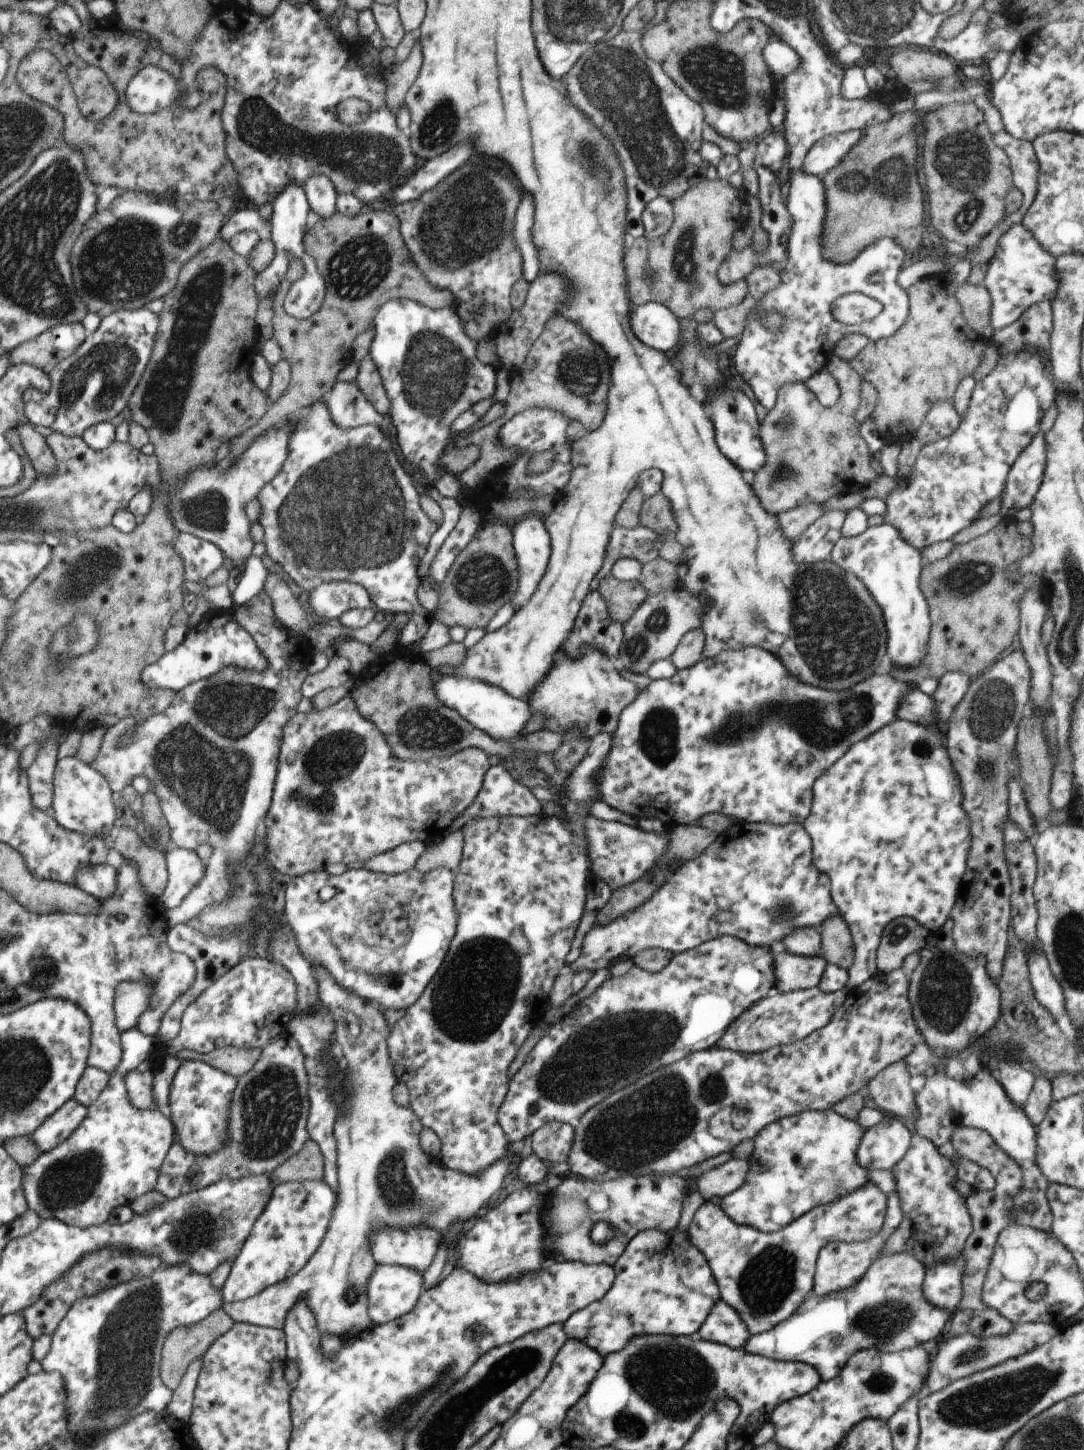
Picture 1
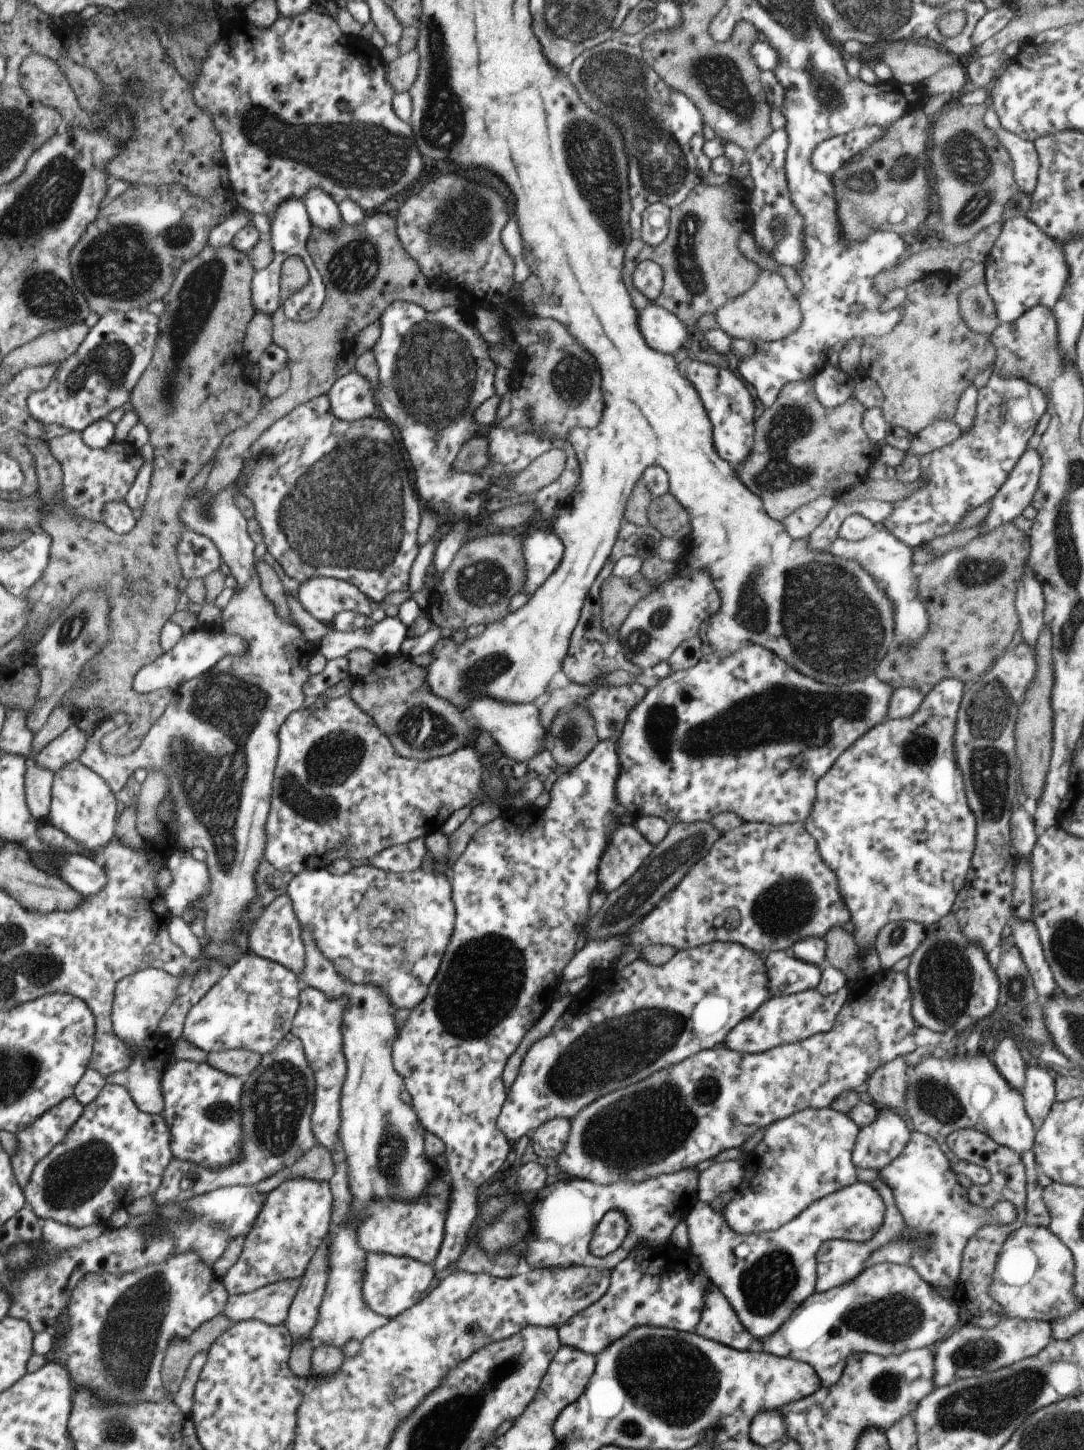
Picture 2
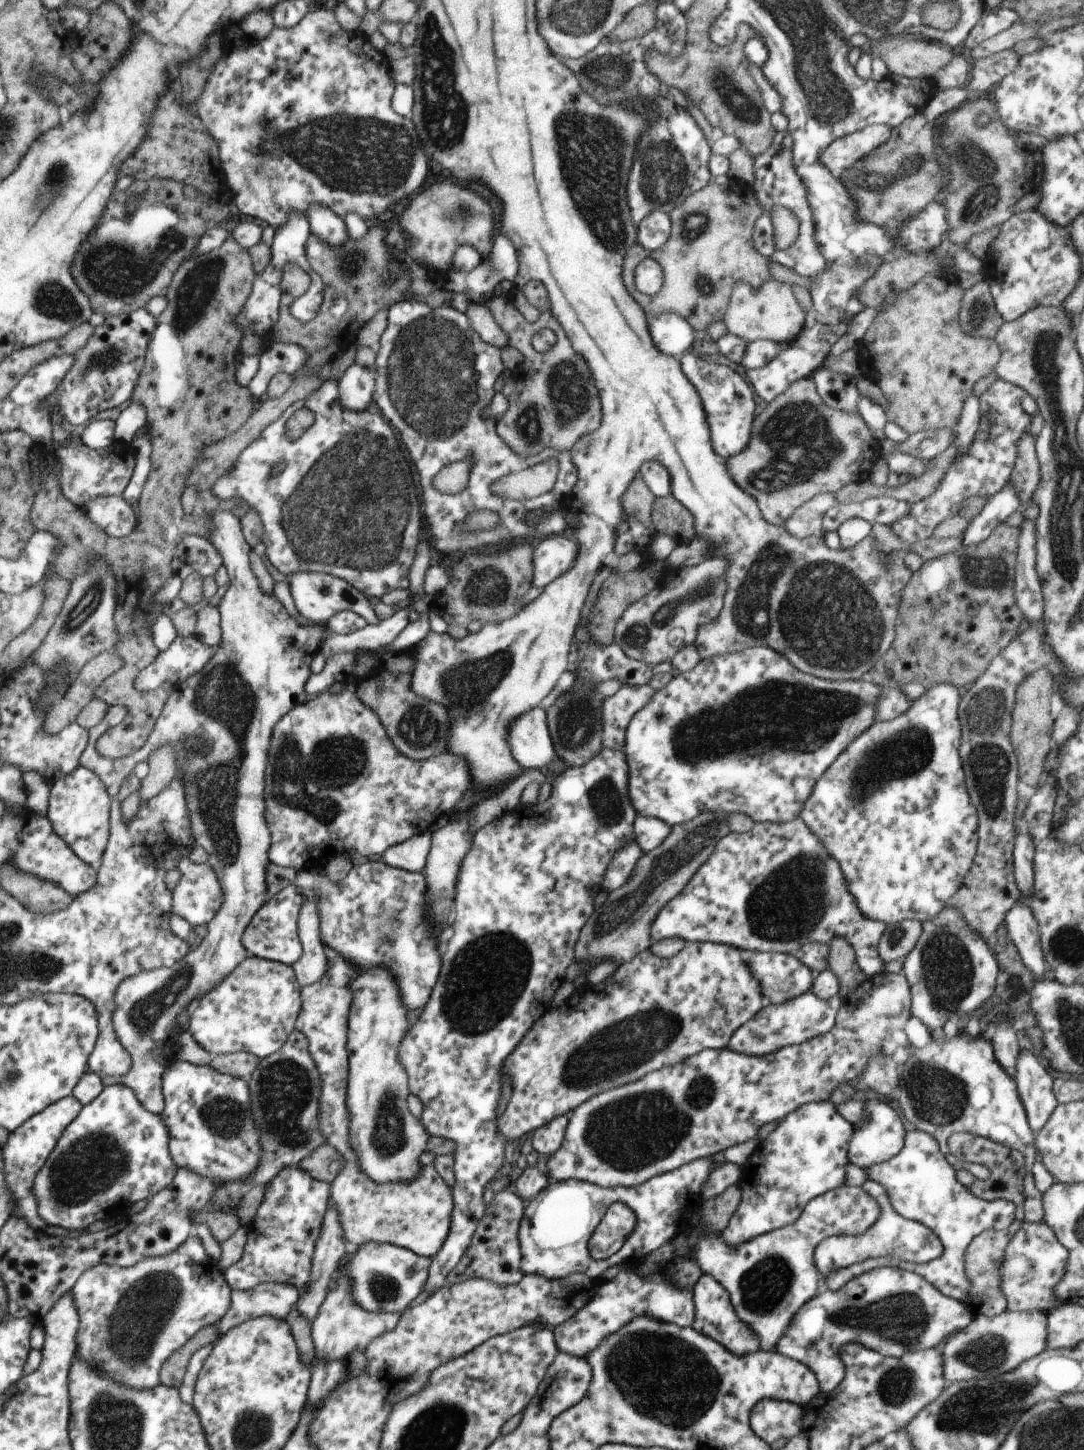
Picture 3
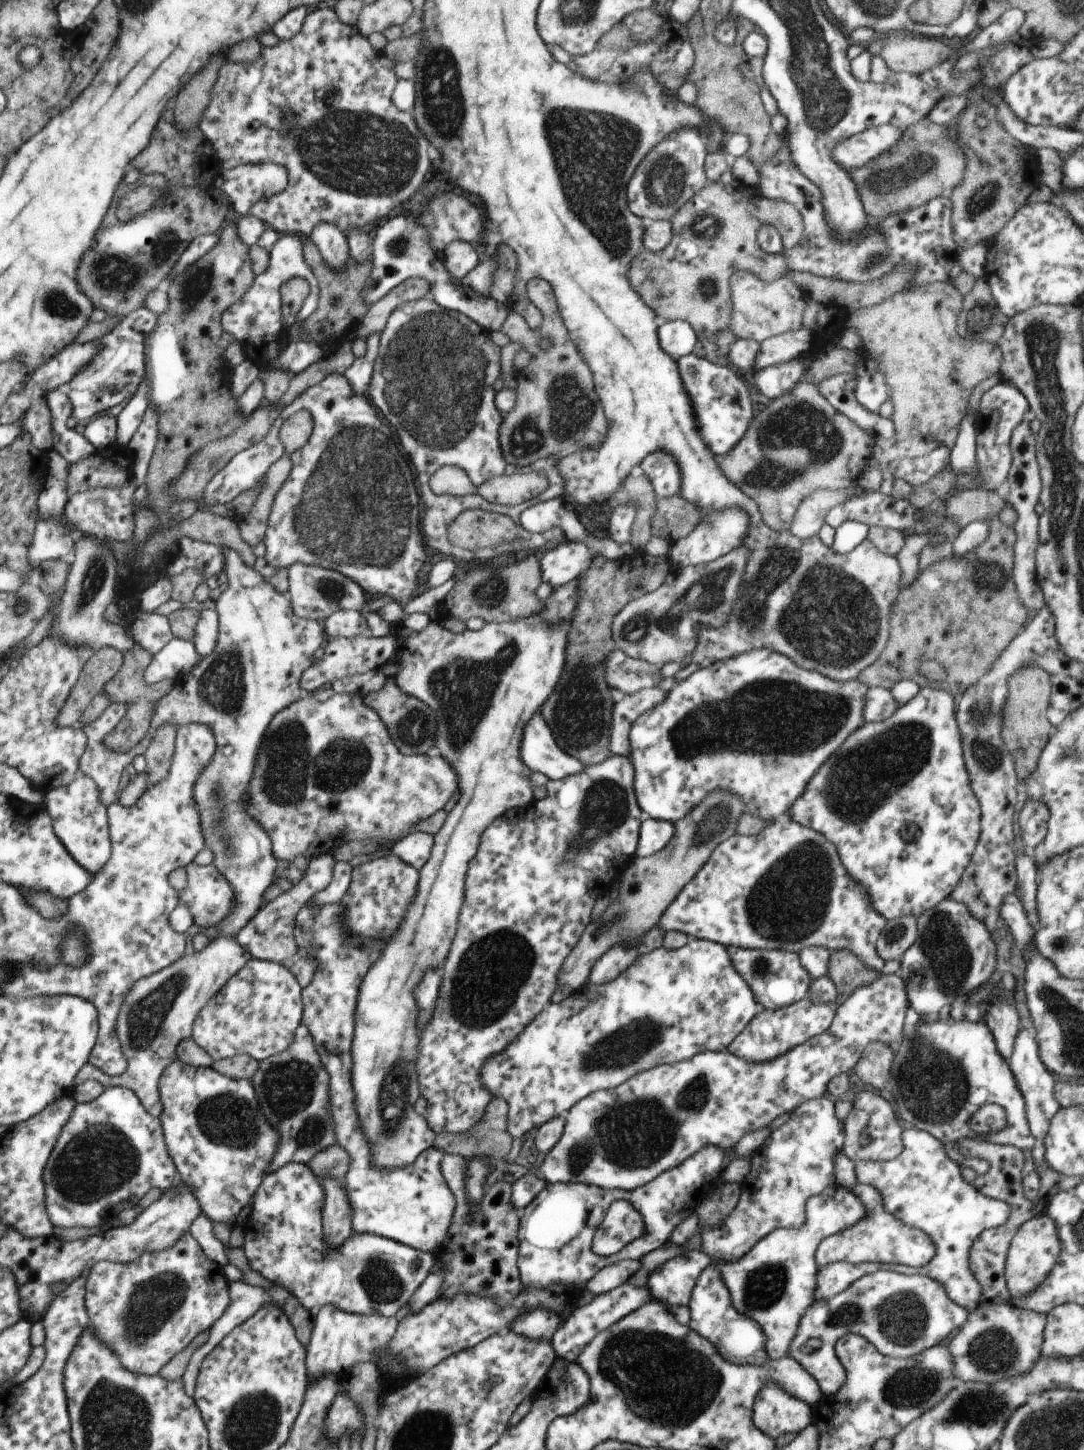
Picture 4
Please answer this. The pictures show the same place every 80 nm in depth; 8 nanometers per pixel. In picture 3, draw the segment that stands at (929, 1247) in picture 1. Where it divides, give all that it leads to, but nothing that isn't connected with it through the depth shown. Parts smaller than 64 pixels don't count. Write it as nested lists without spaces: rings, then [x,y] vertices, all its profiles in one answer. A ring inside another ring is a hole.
[[[917,1129],[904,1134],[901,1150],[888,1161],[864,1168],[867,1179],[880,1184],[887,1193],[891,1208],[907,1220],[917,1221],[932,1230],[942,1246],[942,1253],[926,1263],[907,1263],[902,1260],[874,1257],[833,1270],[821,1278],[820,1289],[836,1291],[852,1278],[877,1267],[895,1266],[902,1271],[917,1273],[946,1297],[963,1303],[970,1291],[964,1275],[964,1252],[967,1245],[987,1229],[1004,1229],[1012,1221],[1014,1202],[1006,1199],[989,1201],[974,1195],[970,1188],[955,1179],[954,1168],[944,1159],[937,1141],[925,1131]]]

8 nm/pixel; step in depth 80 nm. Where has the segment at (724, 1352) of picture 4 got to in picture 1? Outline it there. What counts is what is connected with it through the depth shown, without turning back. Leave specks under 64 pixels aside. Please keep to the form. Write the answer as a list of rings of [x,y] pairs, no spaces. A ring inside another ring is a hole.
[[[720,1298],[714,1302],[697,1331],[700,1338],[732,1349],[743,1348],[750,1337],[739,1315]]]

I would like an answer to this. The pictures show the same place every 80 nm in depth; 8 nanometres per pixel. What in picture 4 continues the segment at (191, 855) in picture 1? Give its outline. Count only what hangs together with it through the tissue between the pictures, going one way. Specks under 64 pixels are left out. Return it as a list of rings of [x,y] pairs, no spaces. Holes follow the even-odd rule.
[[[191,862],[184,869],[187,882],[182,892],[179,891],[178,904],[181,902],[186,904],[186,908],[189,909],[192,916],[192,924],[195,926],[217,927],[234,907],[234,890],[212,864],[200,866]]]

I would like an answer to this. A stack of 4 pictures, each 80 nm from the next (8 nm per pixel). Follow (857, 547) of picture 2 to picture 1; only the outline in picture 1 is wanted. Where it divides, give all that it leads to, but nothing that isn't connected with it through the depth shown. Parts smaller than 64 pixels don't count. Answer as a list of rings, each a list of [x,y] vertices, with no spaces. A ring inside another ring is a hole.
[[[881,523],[879,526],[868,526],[857,537],[840,536],[839,540],[833,544],[829,556],[829,560],[837,564],[840,569],[854,574],[854,577],[865,585],[873,600],[879,605],[886,626],[886,652],[888,652],[890,663],[903,668],[914,667],[925,654],[930,631],[928,604],[919,586],[920,569],[926,562],[920,558],[918,550],[909,546],[895,527]]]

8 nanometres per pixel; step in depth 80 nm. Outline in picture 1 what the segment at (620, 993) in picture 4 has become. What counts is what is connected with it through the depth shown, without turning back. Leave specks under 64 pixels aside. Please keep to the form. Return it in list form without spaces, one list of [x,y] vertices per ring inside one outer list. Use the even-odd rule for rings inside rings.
[[[723,935],[719,938],[705,941],[699,946],[687,949],[686,951],[675,953],[669,959],[669,962],[657,972],[649,972],[633,965],[624,974],[618,977],[610,976],[605,982],[602,982],[588,997],[585,997],[579,1004],[575,1003],[568,1013],[559,1017],[546,1033],[533,1046],[527,1054],[523,1065],[508,1080],[508,1087],[503,1099],[496,1112],[496,1119],[501,1130],[504,1132],[505,1138],[512,1143],[515,1140],[524,1140],[525,1136],[529,1136],[535,1129],[543,1126],[545,1123],[557,1121],[569,1123],[569,1126],[577,1126],[579,1117],[594,1104],[601,1102],[612,1092],[622,1089],[624,1086],[630,1085],[638,1078],[645,1077],[651,1071],[659,1067],[667,1066],[672,1062],[681,1060],[684,1056],[695,1051],[702,1051],[711,1048],[722,1037],[733,1021],[748,1009],[752,1004],[765,998],[767,994],[774,990],[774,974],[772,969],[772,956],[777,948],[768,949],[767,947],[752,947],[746,942],[732,937],[731,935]]]

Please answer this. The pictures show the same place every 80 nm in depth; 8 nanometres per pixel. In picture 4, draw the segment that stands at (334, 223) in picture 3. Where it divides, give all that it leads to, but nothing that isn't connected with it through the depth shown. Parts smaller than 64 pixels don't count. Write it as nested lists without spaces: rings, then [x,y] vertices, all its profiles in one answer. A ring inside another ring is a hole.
[[[317,223],[308,239],[315,244],[322,261],[332,271],[341,271],[348,261],[348,242],[343,233],[329,223]]]

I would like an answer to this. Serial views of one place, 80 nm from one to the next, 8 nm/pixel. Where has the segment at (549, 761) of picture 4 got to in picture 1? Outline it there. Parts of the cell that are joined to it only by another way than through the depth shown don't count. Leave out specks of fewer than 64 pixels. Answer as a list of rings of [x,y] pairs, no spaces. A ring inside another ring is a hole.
[[[440,677],[435,681],[432,680],[432,687],[441,704],[456,710],[461,718],[464,718],[471,726],[488,734],[493,740],[511,742],[511,740],[519,738],[522,736],[523,726],[532,715],[526,699],[513,700],[513,697],[503,690],[478,680]]]

